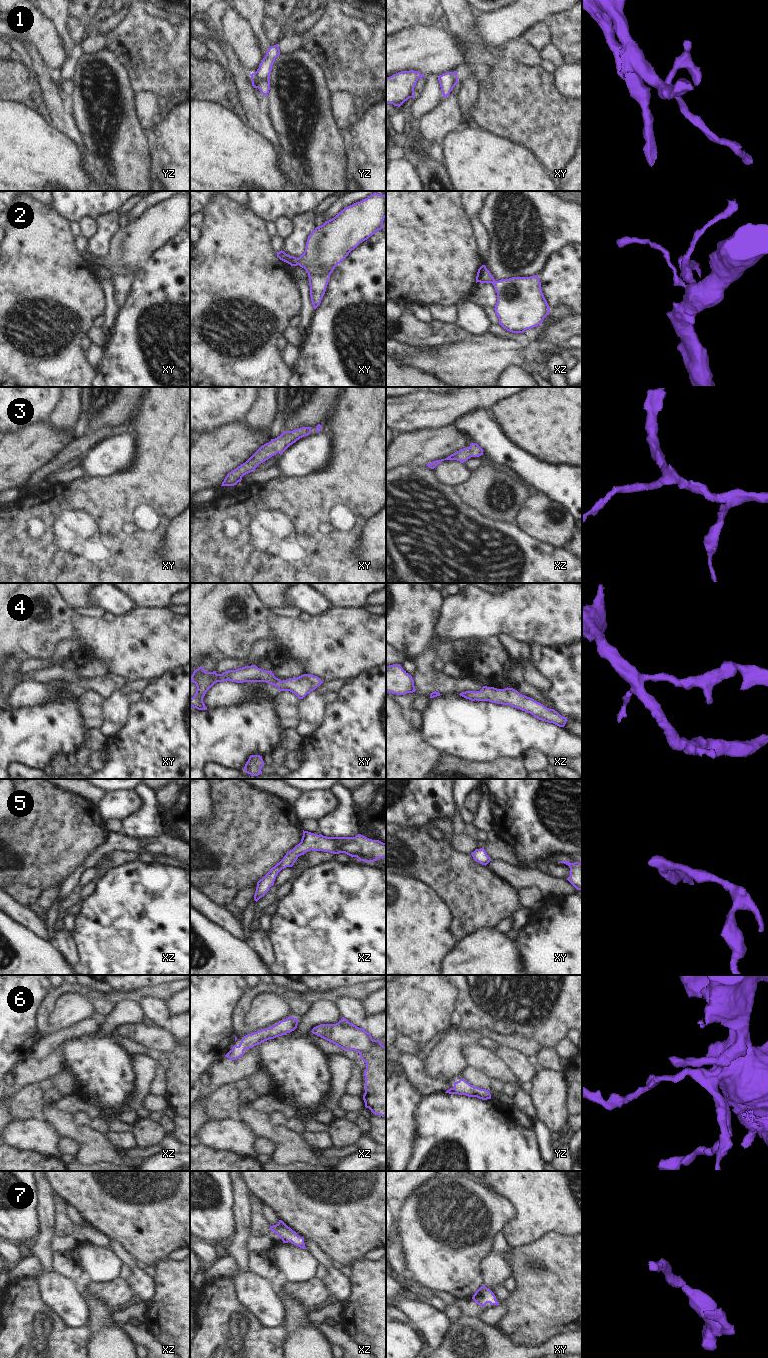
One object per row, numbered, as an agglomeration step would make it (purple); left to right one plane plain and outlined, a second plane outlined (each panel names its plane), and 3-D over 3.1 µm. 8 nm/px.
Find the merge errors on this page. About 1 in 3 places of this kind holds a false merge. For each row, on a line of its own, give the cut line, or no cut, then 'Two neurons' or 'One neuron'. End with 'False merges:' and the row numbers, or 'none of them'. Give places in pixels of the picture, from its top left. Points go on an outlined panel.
1: Split along yz (254, 73), (261, 79), (268, 79). Two neurons
2: No split. One neuron
3: No split. One neuron
4: No split. One neuron
5: No split. One neuron
6: No split. One neuron
7: No split. One neuron
False merges: 1

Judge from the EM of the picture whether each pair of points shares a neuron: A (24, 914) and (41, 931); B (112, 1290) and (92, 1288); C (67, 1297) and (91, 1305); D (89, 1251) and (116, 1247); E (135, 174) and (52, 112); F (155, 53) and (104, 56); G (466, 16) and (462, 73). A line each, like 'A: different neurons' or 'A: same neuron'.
A: same neuron
B: same neuron
C: different neurons
D: different neurons
E: different neurons
F: different neurons
G: different neurons

